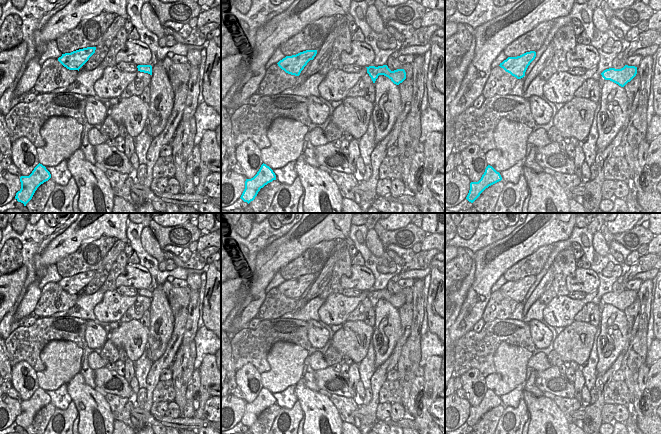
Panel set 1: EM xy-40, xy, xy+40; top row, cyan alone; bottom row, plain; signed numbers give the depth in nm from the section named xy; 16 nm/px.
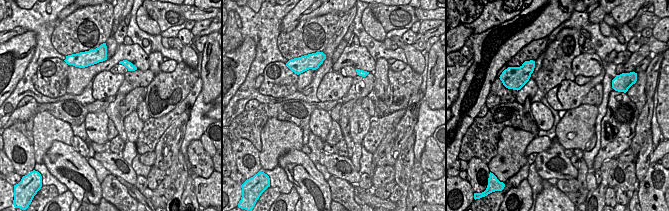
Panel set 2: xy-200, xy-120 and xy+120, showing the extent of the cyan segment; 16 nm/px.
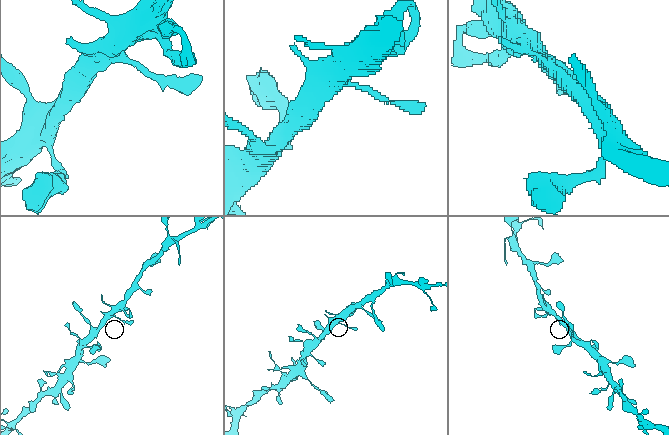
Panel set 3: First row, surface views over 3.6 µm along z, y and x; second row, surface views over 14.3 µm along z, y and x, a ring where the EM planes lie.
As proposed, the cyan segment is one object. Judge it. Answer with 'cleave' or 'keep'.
keep

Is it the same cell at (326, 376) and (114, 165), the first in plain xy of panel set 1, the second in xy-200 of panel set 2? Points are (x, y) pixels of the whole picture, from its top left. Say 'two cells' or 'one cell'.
one cell

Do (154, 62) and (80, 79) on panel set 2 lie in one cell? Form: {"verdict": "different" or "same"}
{"verdict": "different"}

